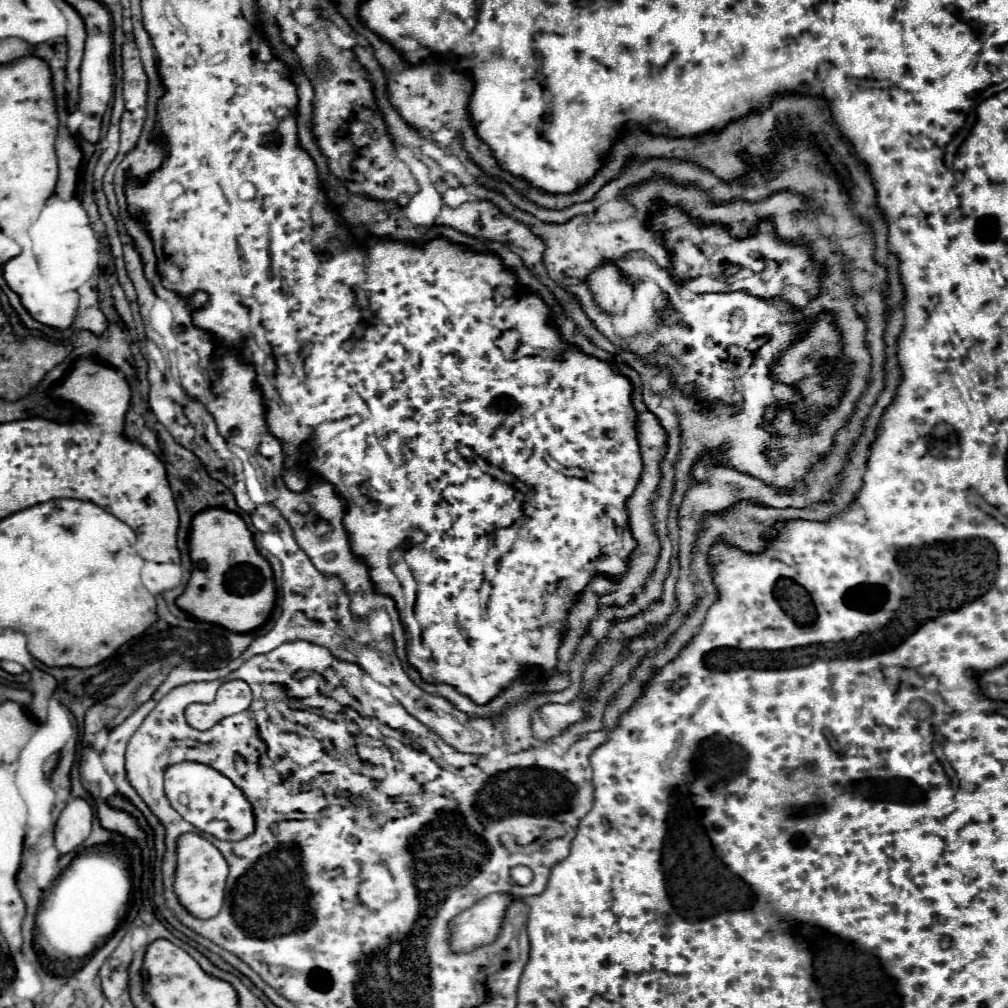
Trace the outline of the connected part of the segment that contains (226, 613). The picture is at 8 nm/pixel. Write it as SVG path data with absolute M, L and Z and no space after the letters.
M221 507L197 513L191 523L189 547L193 571L177 605L197 619L217 623L235 633L249 633L261 627L269 619L275 603L273 569L257 551L243 517Z

